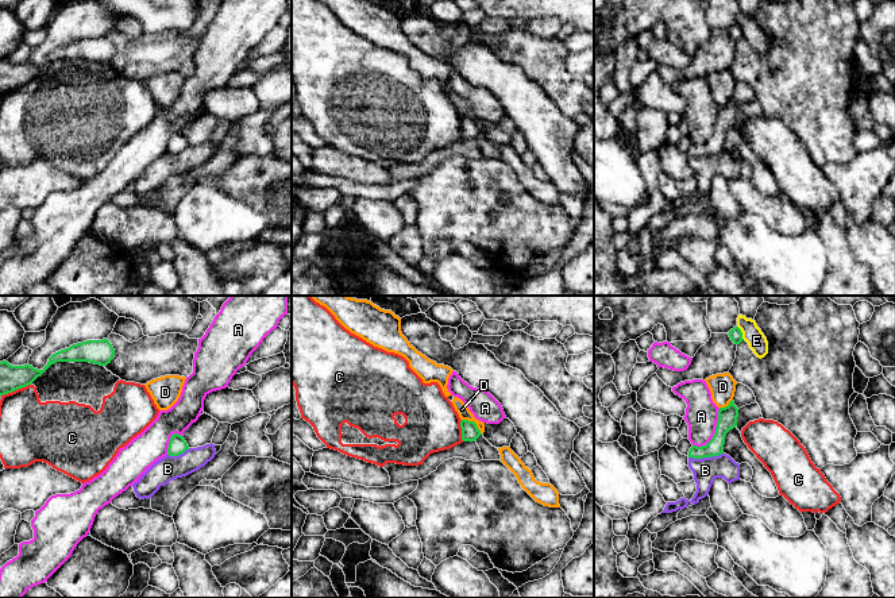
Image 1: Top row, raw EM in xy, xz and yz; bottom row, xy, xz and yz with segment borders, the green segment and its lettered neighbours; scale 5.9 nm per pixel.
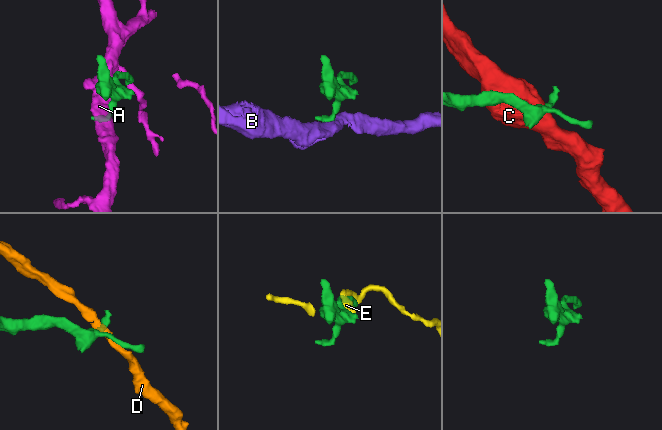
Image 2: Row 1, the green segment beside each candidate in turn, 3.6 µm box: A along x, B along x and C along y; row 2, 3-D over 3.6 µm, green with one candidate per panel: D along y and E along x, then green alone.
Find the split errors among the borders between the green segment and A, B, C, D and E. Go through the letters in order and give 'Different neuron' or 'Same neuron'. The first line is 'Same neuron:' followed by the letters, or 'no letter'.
Same neuron: no letter
A: Different neuron
B: Different neuron
C: Different neuron
D: Different neuron
E: Different neuron

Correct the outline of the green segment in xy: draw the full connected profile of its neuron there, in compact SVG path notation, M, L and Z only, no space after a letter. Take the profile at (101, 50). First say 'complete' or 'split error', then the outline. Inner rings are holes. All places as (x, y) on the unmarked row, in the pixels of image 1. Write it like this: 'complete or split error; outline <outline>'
complete; outline M103 36L77 40L53 51L42 67L34 66L28 61L24 63L12 63L7 58L3 58L0 59L0 93L31 82L57 59L89 59L107 63L113 57L113 53L115 47L112 42L108 36Z

